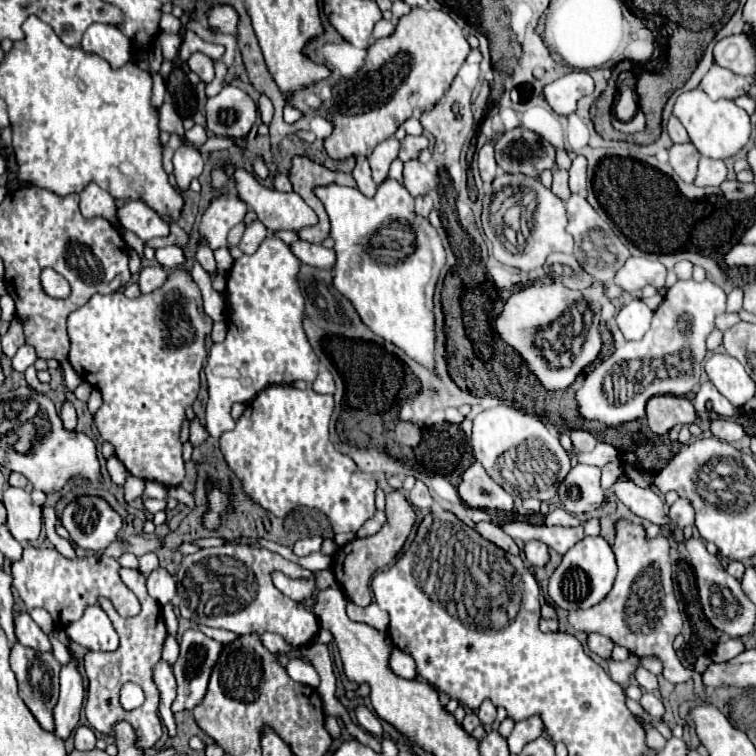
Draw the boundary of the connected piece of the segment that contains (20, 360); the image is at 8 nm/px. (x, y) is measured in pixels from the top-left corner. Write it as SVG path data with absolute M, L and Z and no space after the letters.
M23 345L23 347L17 351L17 355L13 357L13 369L19 371L19 373L23 373L27 367L31 367L31 365L35 363L35 359L37 359L35 349L33 349L31 345Z

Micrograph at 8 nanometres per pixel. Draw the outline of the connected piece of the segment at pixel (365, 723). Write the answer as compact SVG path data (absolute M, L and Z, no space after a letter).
M359 707L359 709L355 711L355 717L357 717L357 723L359 723L367 733L371 733L371 735L375 735L375 737L381 737L381 735L383 735L383 727L381 727L379 719L377 719L375 713L371 713L367 707Z

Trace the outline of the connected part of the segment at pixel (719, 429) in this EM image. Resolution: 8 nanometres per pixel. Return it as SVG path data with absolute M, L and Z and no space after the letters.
M721 417L709 419L709 431L713 437L727 441L727 443L735 443L745 435L745 431L739 423L735 423L733 419L721 419Z

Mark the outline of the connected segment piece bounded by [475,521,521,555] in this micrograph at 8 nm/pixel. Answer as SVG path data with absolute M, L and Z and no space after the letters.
M485 521L475 523L475 531L477 531L483 539L491 541L493 545L501 547L501 549L507 551L507 553L513 553L513 555L519 555L519 553L521 553L519 547L515 545L515 541L513 541L509 535L505 535L505 533L501 531L501 527L495 525L495 523L485 523Z

